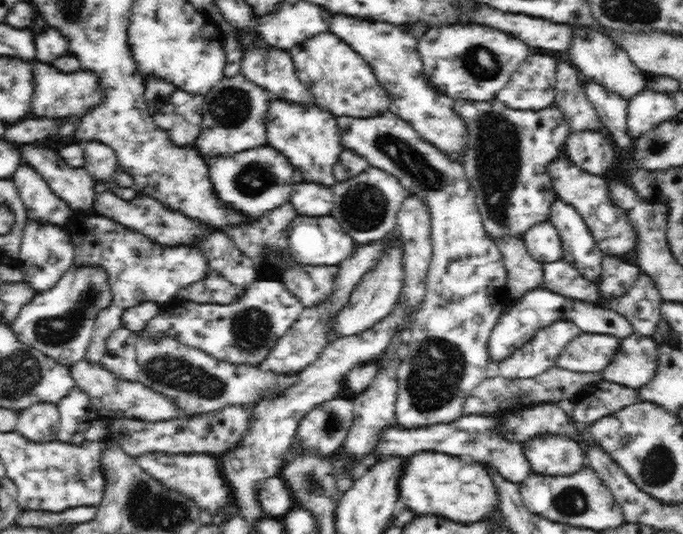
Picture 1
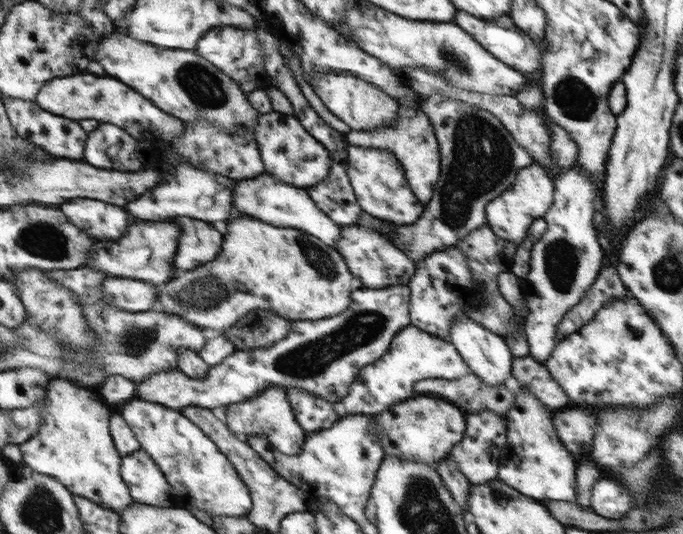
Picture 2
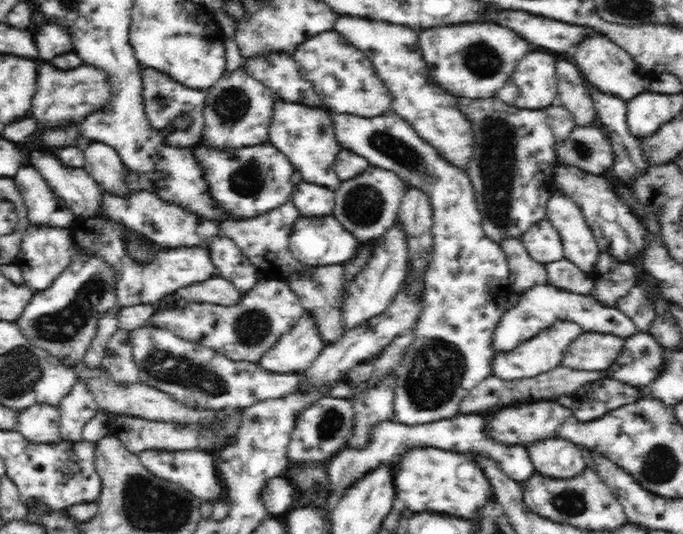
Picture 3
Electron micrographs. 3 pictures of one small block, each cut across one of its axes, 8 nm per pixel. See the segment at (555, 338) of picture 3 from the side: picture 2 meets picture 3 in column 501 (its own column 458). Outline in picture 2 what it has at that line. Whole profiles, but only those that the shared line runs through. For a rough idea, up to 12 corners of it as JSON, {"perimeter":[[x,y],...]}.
{"perimeter":[[410,324],[355,374],[339,416],[375,415],[469,369]]}

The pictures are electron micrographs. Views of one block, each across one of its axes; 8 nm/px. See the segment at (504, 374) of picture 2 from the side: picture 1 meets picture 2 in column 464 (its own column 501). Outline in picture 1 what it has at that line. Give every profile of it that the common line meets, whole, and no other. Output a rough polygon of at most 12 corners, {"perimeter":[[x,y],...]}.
{"perimeter":[[544,287],[522,296],[495,325],[489,362],[517,353],[562,320],[581,333],[622,340],[631,323],[612,309]]}

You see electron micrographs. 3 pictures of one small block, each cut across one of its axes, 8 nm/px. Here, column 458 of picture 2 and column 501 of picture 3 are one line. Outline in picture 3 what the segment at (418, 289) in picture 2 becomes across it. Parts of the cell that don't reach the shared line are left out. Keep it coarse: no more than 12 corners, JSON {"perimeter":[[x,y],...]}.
{"perimeter":[[392,110],[339,146],[430,198],[432,256],[394,414],[454,418],[511,294],[472,181]]}

